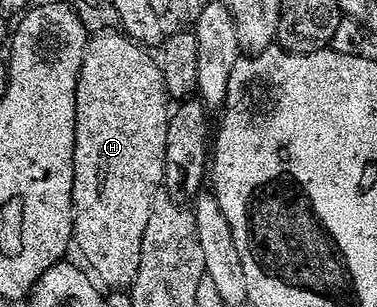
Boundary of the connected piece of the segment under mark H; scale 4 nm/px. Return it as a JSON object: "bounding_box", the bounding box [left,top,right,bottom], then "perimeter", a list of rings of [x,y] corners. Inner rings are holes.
{"bounding_box":[70,32,168,287],"perimeter":[[[103,32],[95,34],[87,41],[86,51],[80,64],[78,73],[78,83],[74,93],[74,167],[72,168],[72,196],[70,197],[70,209],[74,216],[74,232],[72,235],[73,245],[78,246],[82,253],[82,258],[87,262],[89,273],[103,287],[122,286],[134,281],[136,268],[138,267],[138,245],[142,242],[142,233],[148,220],[150,211],[150,202],[155,194],[159,193],[160,187],[164,182],[164,171],[166,169],[166,119],[168,110],[162,106],[161,85],[162,73],[158,70],[157,61],[146,54],[139,43],[130,41],[125,34],[121,32]]]}

